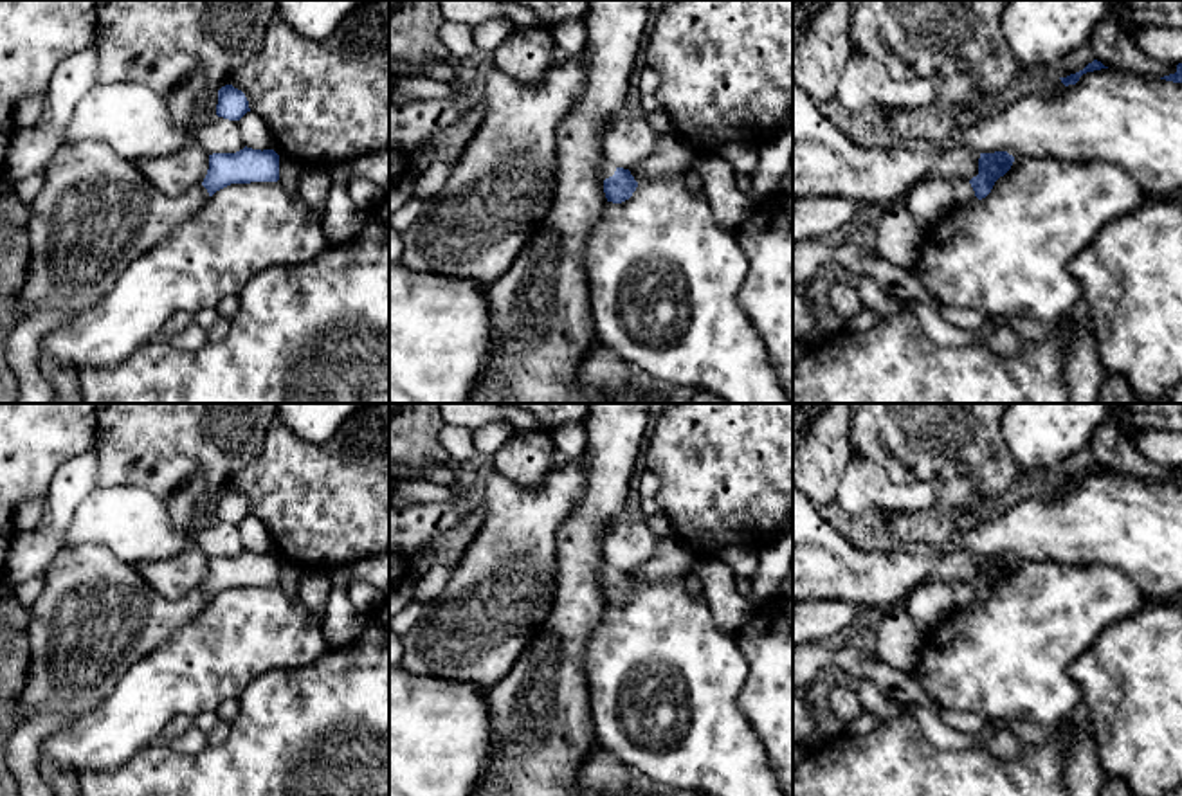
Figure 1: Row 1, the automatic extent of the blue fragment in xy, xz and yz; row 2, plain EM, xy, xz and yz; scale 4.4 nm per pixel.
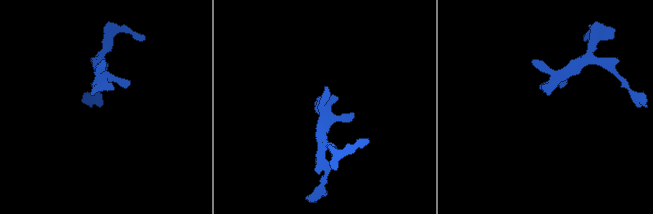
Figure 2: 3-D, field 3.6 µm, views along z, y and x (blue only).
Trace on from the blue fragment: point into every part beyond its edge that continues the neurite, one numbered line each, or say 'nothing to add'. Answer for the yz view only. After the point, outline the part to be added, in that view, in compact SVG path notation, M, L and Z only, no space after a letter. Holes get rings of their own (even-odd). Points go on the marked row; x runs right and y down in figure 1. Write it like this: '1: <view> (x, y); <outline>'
1: yz (963, 193); M959 180L953 185L953 207L962 207L968 204L977 202L978 198L975 196L975 191L969 184L969 180Z

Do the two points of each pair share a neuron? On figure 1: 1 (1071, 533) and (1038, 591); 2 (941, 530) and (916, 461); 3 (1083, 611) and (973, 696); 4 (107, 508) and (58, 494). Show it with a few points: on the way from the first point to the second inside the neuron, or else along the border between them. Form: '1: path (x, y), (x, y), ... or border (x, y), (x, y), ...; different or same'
1: border (1015, 560), (1098, 562); different
2: path (941, 514), (941, 487), (932, 478); same
3: path (1056, 613), (1000, 669); same
4: border (98, 485), (76, 508), (62, 539); different

